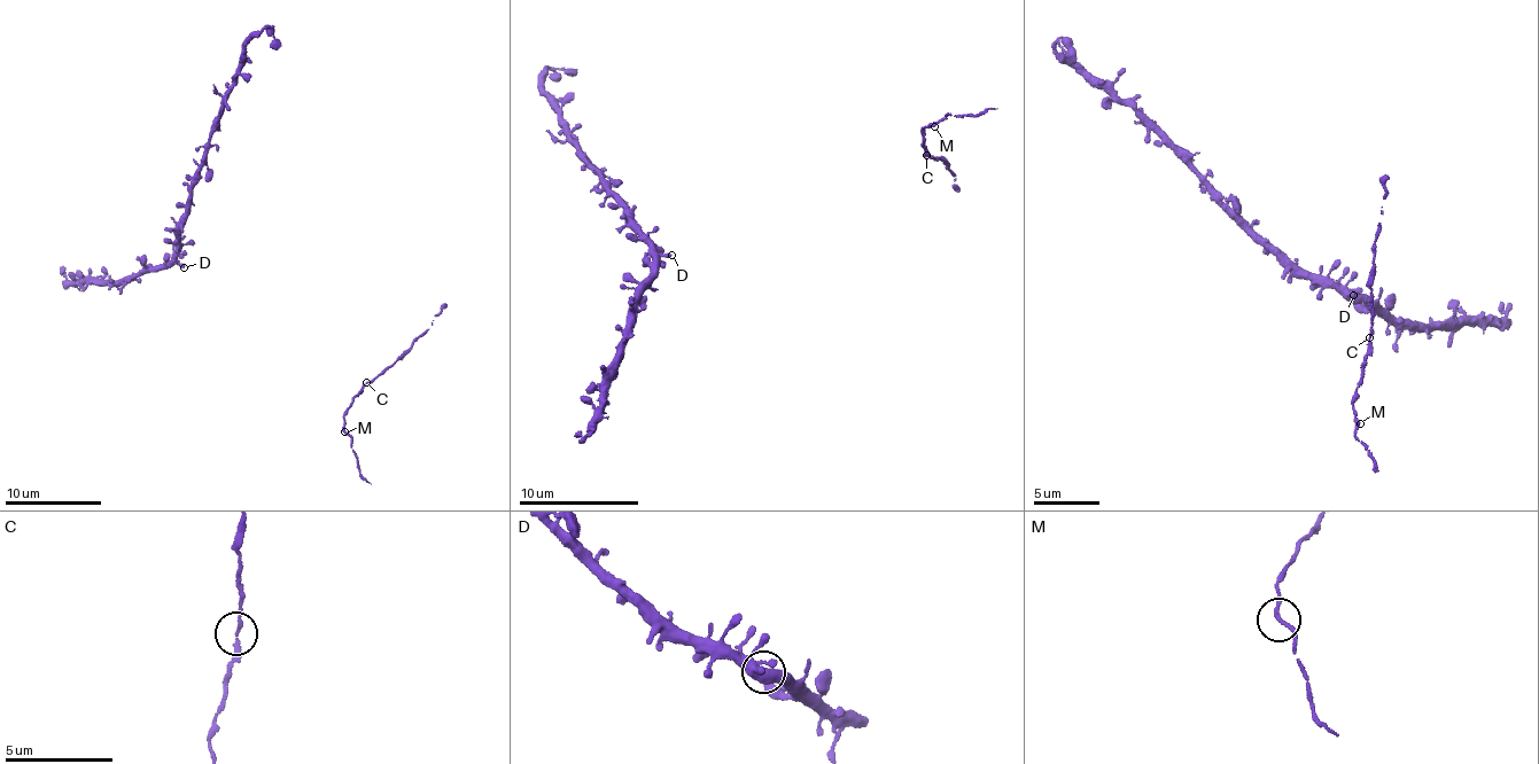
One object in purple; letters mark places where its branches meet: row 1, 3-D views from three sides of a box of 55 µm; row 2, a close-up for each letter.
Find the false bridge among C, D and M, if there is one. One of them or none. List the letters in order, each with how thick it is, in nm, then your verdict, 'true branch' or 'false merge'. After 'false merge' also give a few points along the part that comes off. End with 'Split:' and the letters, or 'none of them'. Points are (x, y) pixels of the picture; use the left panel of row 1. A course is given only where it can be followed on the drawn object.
C: 160 nm thick; true branch
D: 220 nm thick; true branch
M: 160 nm thick; true branch
Split: none of them

